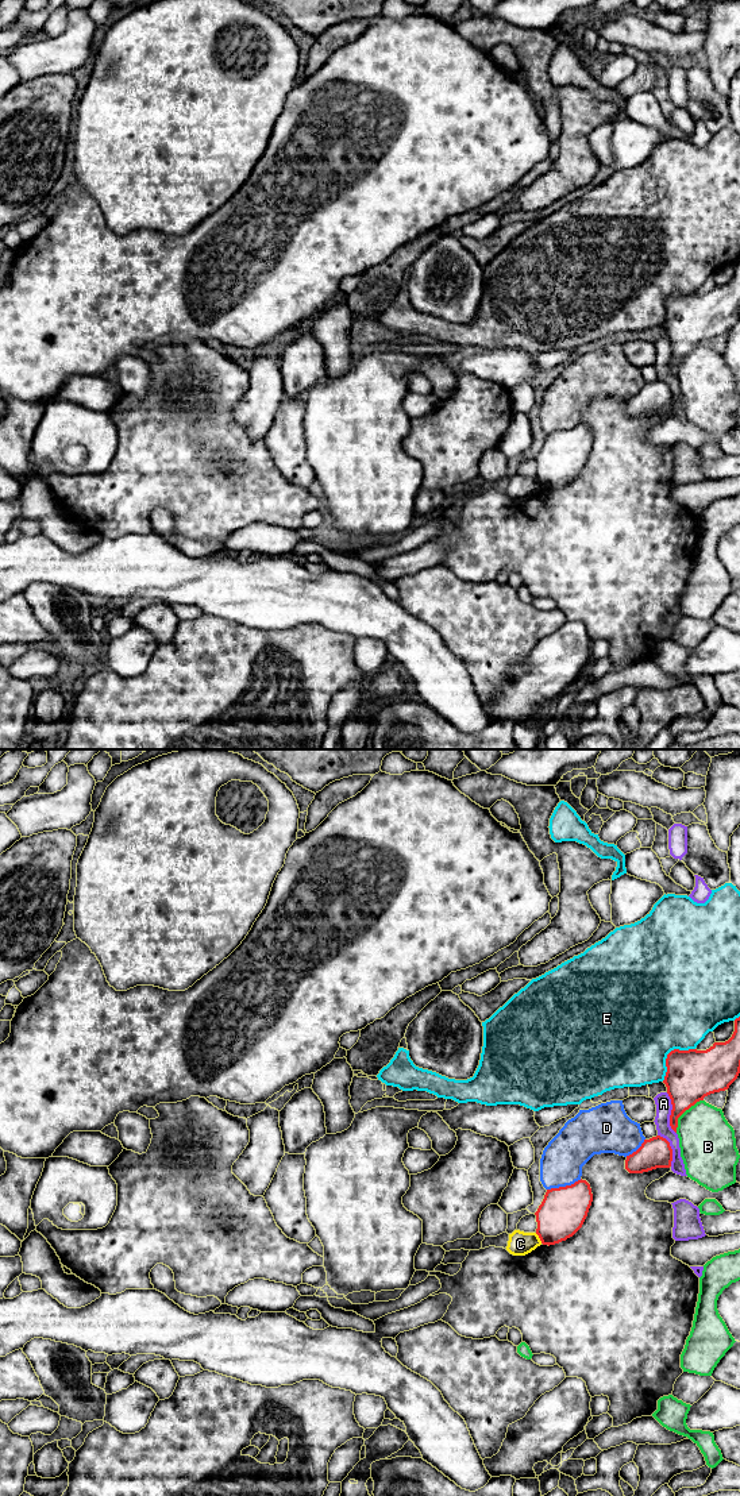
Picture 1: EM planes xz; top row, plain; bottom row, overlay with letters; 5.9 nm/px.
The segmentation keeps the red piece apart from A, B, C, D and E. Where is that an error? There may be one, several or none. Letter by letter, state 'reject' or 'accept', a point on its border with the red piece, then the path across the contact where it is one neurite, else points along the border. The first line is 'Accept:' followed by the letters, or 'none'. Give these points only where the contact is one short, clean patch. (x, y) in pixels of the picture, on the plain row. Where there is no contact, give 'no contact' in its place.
Accept: none
A: reject; contact xz (671, 357)
B: reject; contact xz (683, 355)
C: reject; contact xz (539, 481); border xz (535, 477), (542, 486)
D: reject; contact xz (563, 431)
E: reject; contact xz (667, 299)

